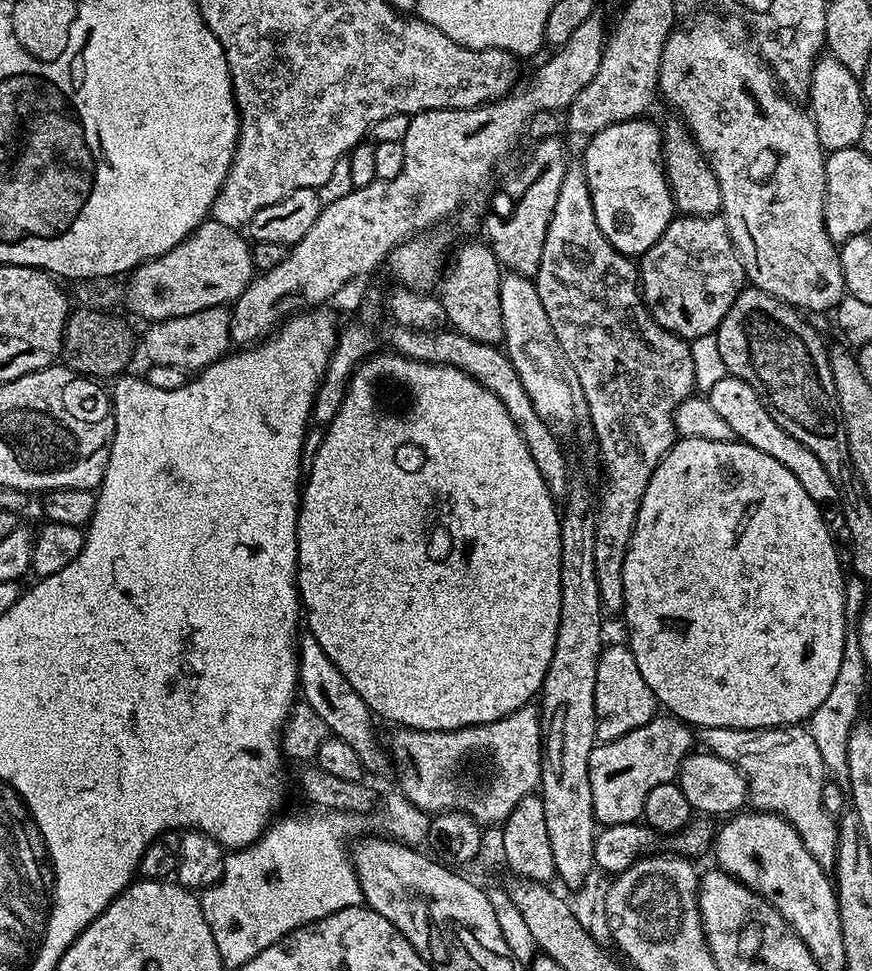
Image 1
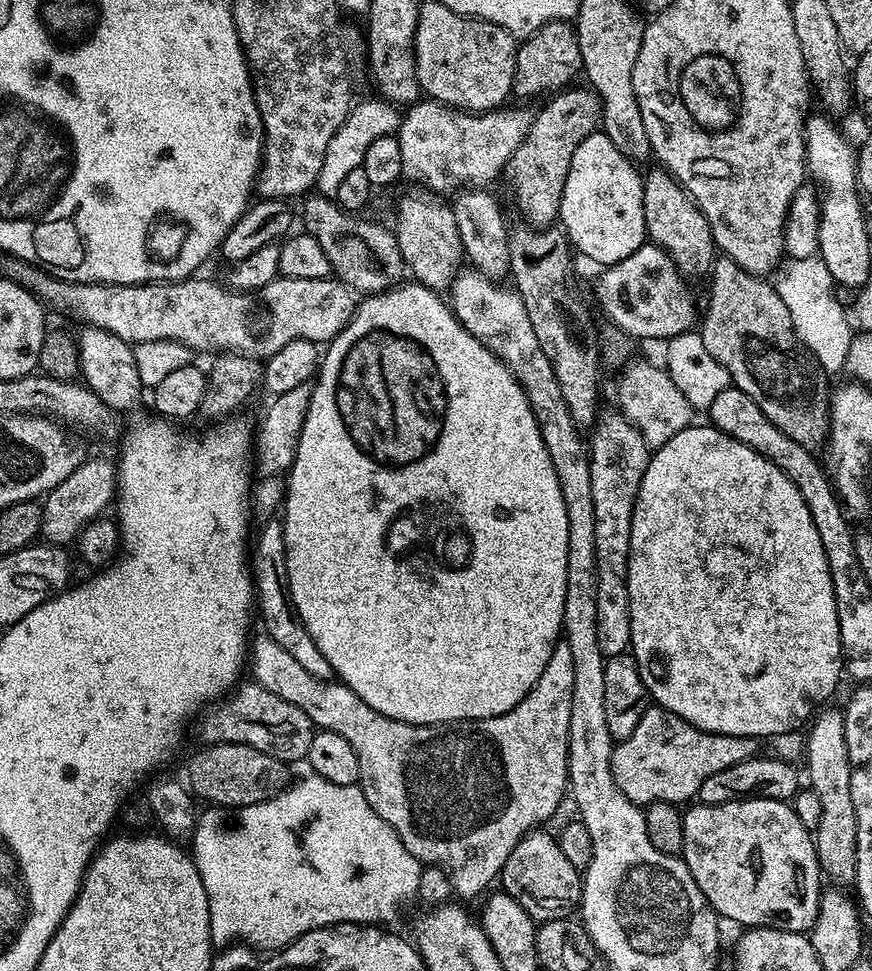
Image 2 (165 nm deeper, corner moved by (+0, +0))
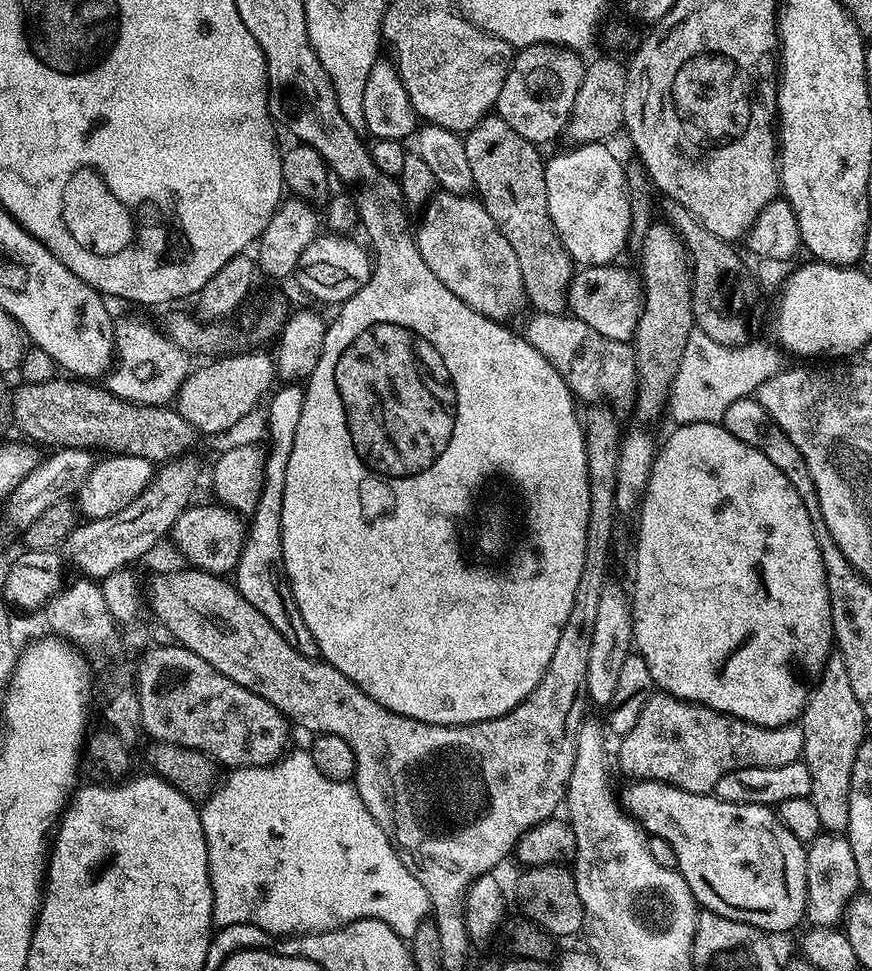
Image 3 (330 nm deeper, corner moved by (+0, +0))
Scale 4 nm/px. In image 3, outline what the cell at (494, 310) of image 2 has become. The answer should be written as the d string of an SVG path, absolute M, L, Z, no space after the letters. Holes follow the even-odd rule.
M440 190L427 201L424 210L424 217L420 224L418 220L418 227L414 232L416 245L426 266L434 270L438 282L442 282L446 290L458 294L458 298L462 298L462 302L466 302L466 306L470 306L478 314L501 322L508 322L518 308L525 307L526 297L522 286L522 270L518 270L518 257L514 255L514 250L510 250L510 242L506 242L502 230L498 230L494 218L486 214L483 204L475 195Z

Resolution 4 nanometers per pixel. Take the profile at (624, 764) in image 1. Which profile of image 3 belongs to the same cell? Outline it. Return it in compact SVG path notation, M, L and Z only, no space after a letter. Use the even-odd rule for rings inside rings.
M657 691L642 706L634 730L619 741L620 768L628 778L660 780L687 792L715 793L718 780L730 770L746 770L754 766L777 768L790 766L804 754L804 729L799 723L767 728L739 720L708 708L679 700Z

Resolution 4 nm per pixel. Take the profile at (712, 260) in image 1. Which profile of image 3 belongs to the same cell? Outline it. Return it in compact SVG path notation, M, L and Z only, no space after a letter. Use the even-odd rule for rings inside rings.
M615 263L589 264L575 273L568 287L567 311L577 316L590 330L598 330L611 340L631 341L636 335L642 307L642 286Z

